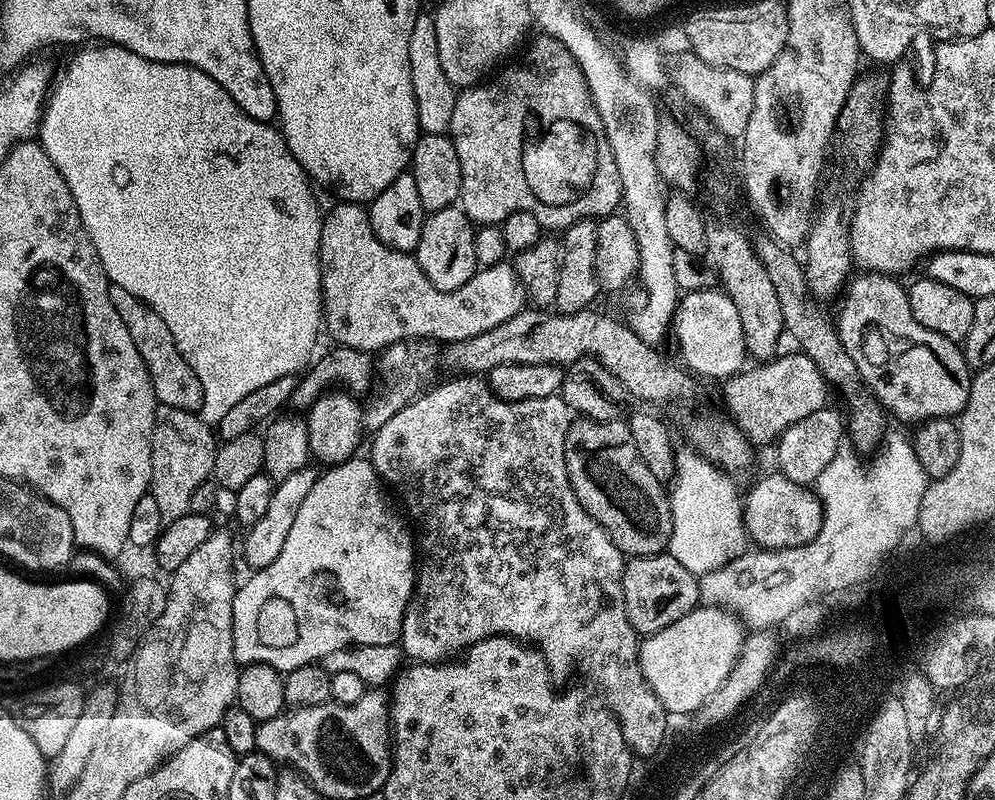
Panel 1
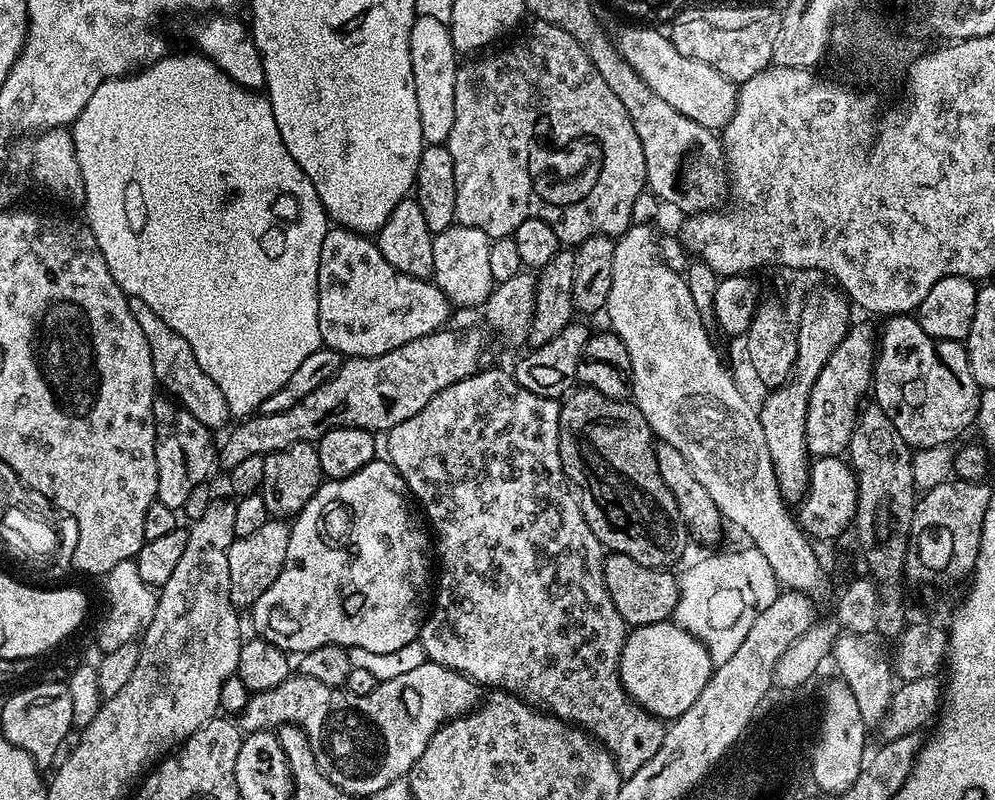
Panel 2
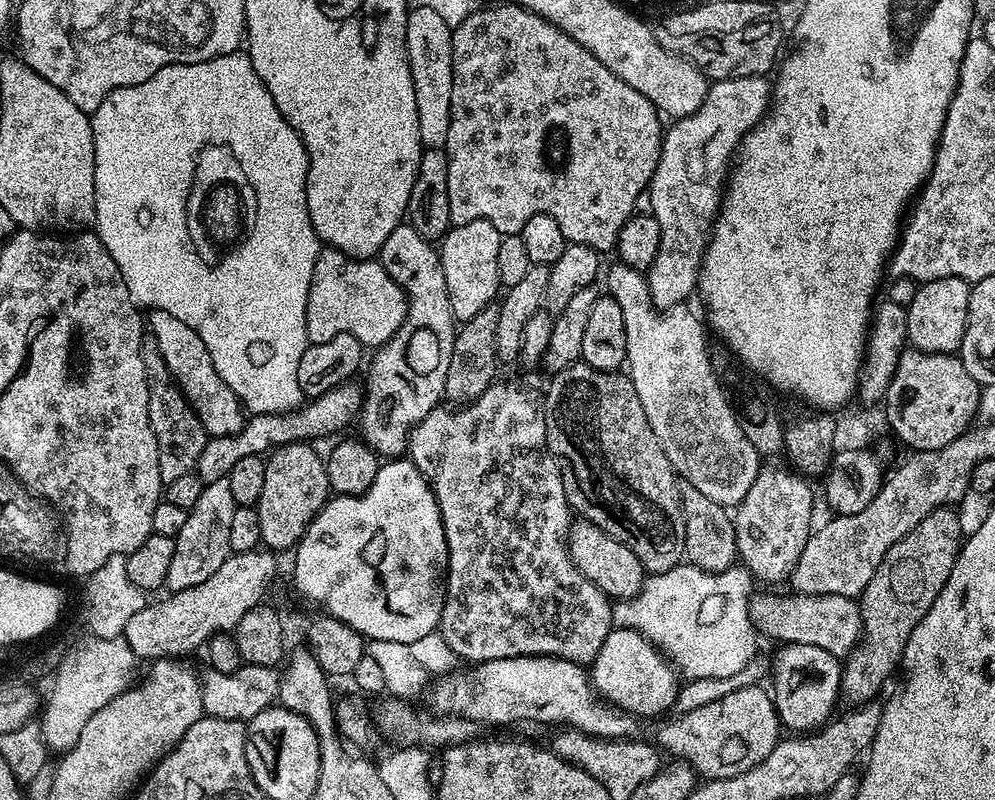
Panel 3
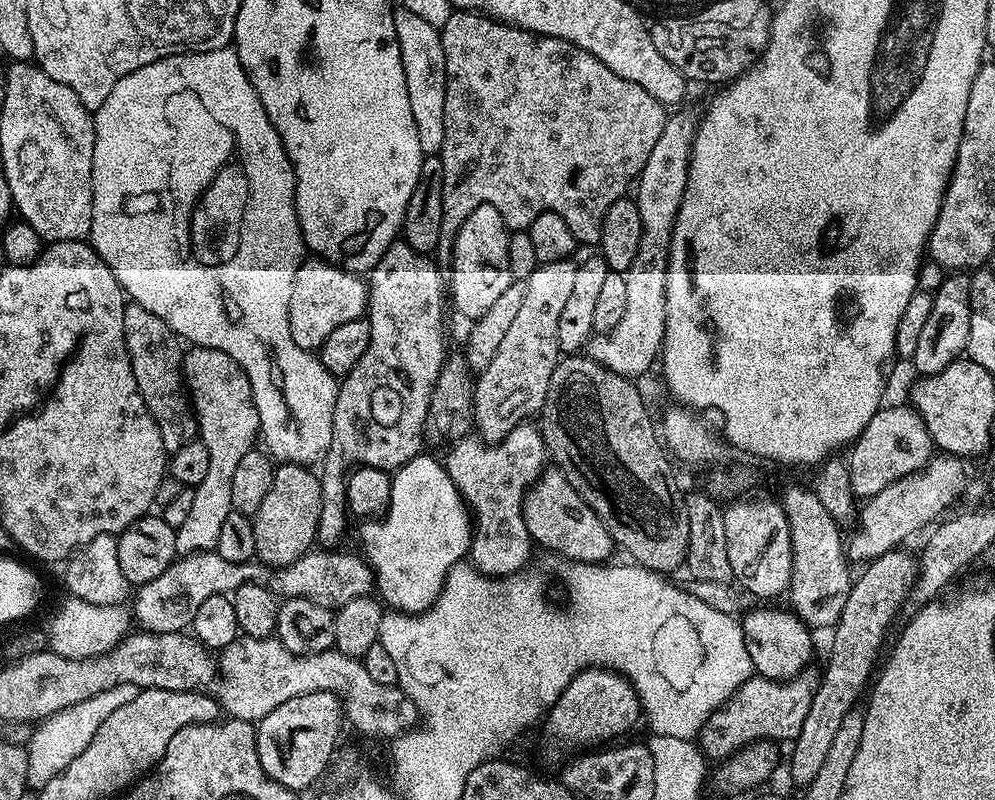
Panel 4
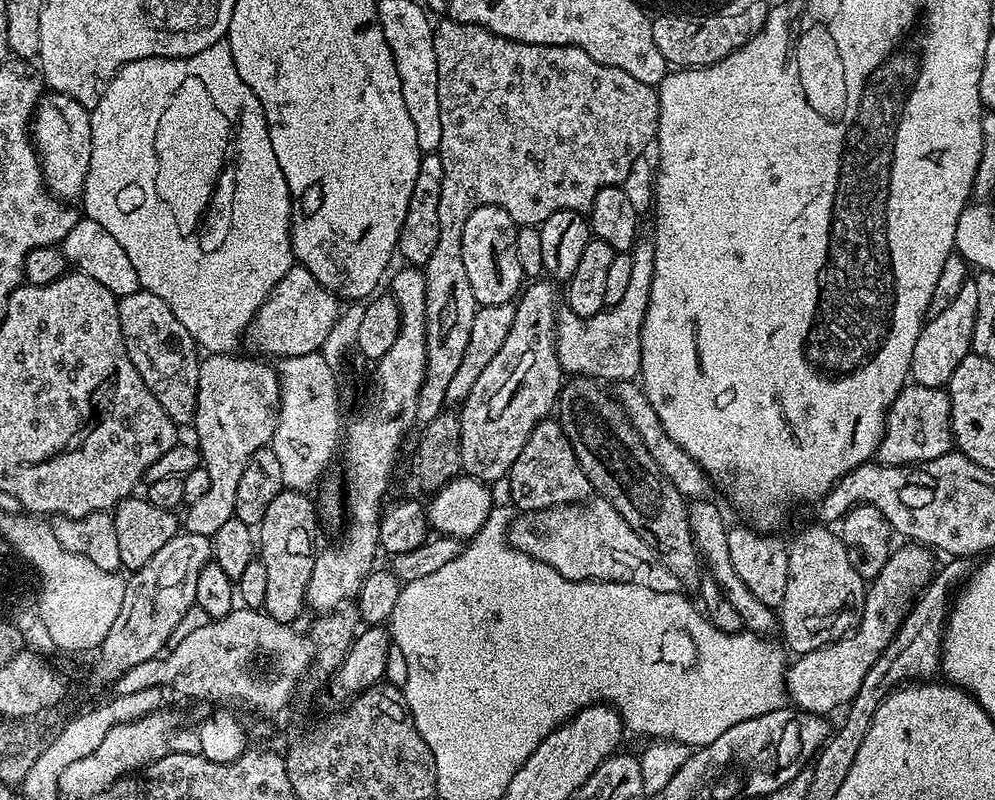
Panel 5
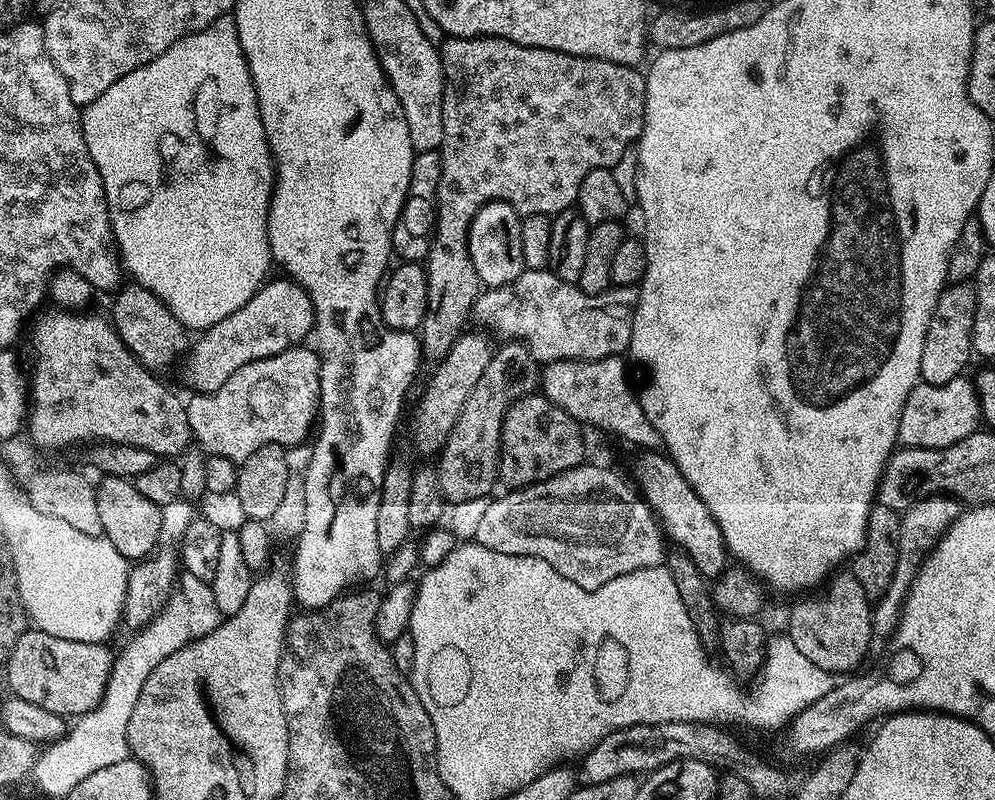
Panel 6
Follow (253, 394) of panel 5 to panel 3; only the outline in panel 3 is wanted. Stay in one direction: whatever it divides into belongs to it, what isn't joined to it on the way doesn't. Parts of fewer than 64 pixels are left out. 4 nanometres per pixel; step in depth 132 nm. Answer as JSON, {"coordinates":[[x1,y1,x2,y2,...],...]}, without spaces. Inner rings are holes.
{"coordinates":[[151,309,147,313,146,324,172,379,188,399,194,414,198,414,209,436,238,434,246,419,246,409,234,394,234,390,226,386,222,374,214,370,214,362,210,362,210,350,206,350,206,342,202,342,202,338,198,338,198,334,194,334,194,330,186,326,186,322,178,322,178,318,174,318,174,314,166,314,166,310],[228,479,204,485,201,497,198,498,198,502,194,502,181,532,175,536,174,559,170,562,170,574,166,574,166,588,169,593,181,592,190,586,198,586,206,582,206,578,210,578,210,574,214,574,214,570,218,570,218,566,222,566,222,562,226,562,226,558,233,555,230,546,230,525,234,519,236,507,234,494,230,494]]}

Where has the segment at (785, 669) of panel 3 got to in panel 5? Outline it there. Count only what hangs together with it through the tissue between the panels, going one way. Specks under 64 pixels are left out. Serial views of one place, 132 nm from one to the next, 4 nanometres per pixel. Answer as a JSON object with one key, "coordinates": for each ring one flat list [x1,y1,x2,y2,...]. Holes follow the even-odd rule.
{"coordinates":[[711,499,693,500,688,505,688,521,690,522,690,530,692,537,696,543,696,549,700,551,703,563,706,565,707,571,718,582,718,586,722,591,728,593,730,603,733,604,734,610,738,610,738,614,742,614,744,619,744,628,747,631,757,634,772,634,778,628,778,616,773,609,763,605,746,588,746,582,742,582,742,578,738,578,738,574,734,570,734,562,730,562,730,542,728,541,729,525,724,524,724,516,711,504]]}

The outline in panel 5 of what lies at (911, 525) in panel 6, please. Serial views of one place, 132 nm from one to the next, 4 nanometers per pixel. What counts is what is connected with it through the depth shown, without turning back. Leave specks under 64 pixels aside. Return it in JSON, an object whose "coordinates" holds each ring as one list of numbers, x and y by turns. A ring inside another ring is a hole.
{"coordinates":[[917,542,897,547,886,566,867,585,862,614,853,629,834,644,797,655,786,670,786,692,791,703,801,712,829,714,835,708,843,709,858,694,858,686,866,679,870,666,882,658,882,650,890,646,894,634,902,626,906,614,924,587,932,581,938,563,933,549]]}

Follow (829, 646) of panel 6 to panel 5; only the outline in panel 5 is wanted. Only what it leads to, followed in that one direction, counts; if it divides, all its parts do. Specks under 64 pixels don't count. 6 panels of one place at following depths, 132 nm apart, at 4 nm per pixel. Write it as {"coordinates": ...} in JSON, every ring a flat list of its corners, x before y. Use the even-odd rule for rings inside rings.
{"coordinates":[[808,528,798,533,796,541,788,544,786,598,778,609,778,632,784,635,787,651,803,654,848,635,862,614,865,591,865,580,854,570,846,546,833,529]]}

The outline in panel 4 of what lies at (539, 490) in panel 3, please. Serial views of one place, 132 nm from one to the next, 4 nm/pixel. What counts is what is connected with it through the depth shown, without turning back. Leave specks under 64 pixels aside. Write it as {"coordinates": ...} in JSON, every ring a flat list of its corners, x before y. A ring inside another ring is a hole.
{"coordinates":[[532,422,519,424,498,444,486,444,479,435,469,434,451,445,447,452,443,466,454,486,458,486,472,518,472,567,493,578,519,573,534,549,524,521,524,497,546,468,546,449,539,427]]}

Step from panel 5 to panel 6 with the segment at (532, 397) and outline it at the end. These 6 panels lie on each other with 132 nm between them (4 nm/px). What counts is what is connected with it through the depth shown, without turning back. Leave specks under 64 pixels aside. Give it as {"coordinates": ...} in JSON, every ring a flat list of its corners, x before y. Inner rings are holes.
{"coordinates":[[504,342,493,351,490,366,482,370,478,386,470,390,470,398,466,398,462,414,458,414,454,430,450,430,450,438,438,453,440,464,435,465,438,486,447,503,462,503,468,499,482,499,489,495,492,483,497,483,498,480,500,435,508,407,515,400,533,395,537,391,540,373,538,361,532,357,525,344]]}

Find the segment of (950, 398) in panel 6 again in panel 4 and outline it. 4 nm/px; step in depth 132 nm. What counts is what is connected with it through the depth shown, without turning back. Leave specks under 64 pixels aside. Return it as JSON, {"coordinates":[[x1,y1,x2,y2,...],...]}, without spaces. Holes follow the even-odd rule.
{"coordinates":[[896,404,893,408,882,406,878,409,874,418,866,422,866,430,862,430,847,453,850,486,858,498,876,496,886,490,886,486,925,468,934,455,934,445,926,430,926,422,922,422,915,408,904,404]]}

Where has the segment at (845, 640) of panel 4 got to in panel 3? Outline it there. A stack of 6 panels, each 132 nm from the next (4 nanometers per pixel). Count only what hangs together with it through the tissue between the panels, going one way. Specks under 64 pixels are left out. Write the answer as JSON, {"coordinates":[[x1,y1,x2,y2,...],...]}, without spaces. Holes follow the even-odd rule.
{"coordinates":[[951,507,934,510,910,534,906,534,882,558,882,566,874,570,874,578,866,586,866,590,858,597,860,617,864,623,864,631,859,644,848,653,842,664,840,674,840,700,848,706,859,706,875,701,880,695,880,687,892,676,892,671,901,667,904,658,904,647,918,622,926,618,926,610,934,606,934,598,942,594,942,586,946,586,946,578,950,578,950,570,954,570,956,559,960,557,962,535,960,536,960,516]]}

